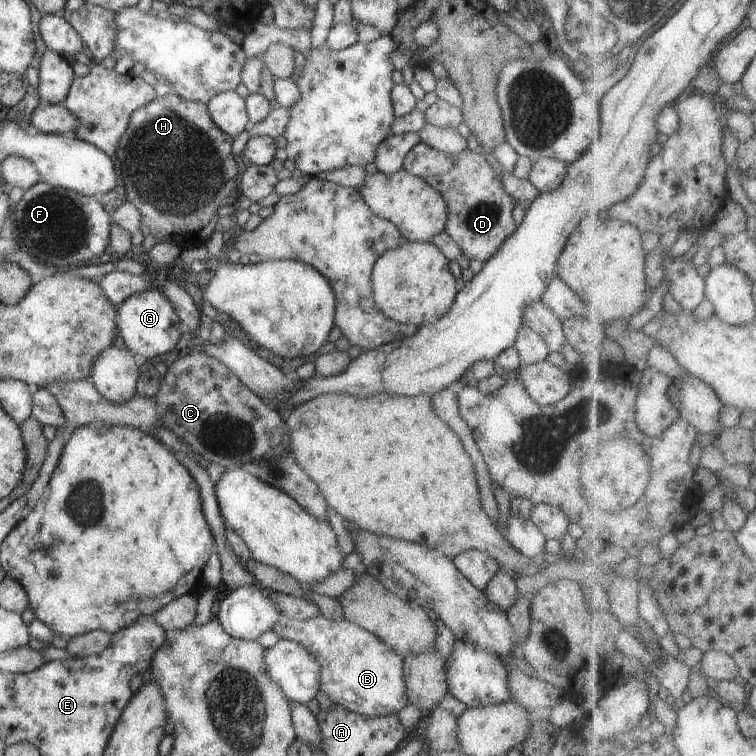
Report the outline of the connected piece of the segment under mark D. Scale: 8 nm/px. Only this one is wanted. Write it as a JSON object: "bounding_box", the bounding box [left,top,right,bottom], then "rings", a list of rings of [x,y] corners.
{"bounding_box":[403,142,518,263],"rings":[[[420,142],[406,154],[403,170],[422,178],[444,198],[448,204],[445,231],[466,258],[485,263],[516,231],[512,213],[518,203],[504,190],[500,176],[488,163],[486,153],[476,154],[466,149],[456,155],[446,155]]]}

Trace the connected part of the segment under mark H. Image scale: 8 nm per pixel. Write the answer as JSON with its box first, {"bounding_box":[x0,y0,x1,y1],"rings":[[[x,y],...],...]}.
{"bounding_box":[116,95,241,250],"rings":[[[165,95],[163,97],[157,97],[155,100],[152,100],[149,104],[138,108],[132,112],[130,116],[130,122],[124,136],[120,138],[118,142],[118,152],[116,152],[116,168],[122,176],[122,182],[124,182],[124,190],[126,190],[126,200],[128,203],[131,203],[137,210],[142,214],[142,226],[140,230],[144,237],[148,234],[154,234],[154,236],[160,236],[163,242],[170,242],[180,246],[181,250],[185,249],[194,249],[195,247],[201,247],[206,244],[206,242],[211,238],[211,235],[216,231],[216,224],[218,219],[218,208],[220,206],[227,205],[237,205],[241,199],[241,195],[238,192],[237,177],[238,174],[238,162],[236,162],[235,154],[232,153],[232,144],[234,139],[226,132],[223,132],[218,128],[216,124],[210,118],[210,114],[207,110],[207,105],[200,102],[192,102],[185,99],[182,99],[177,95]]]}

